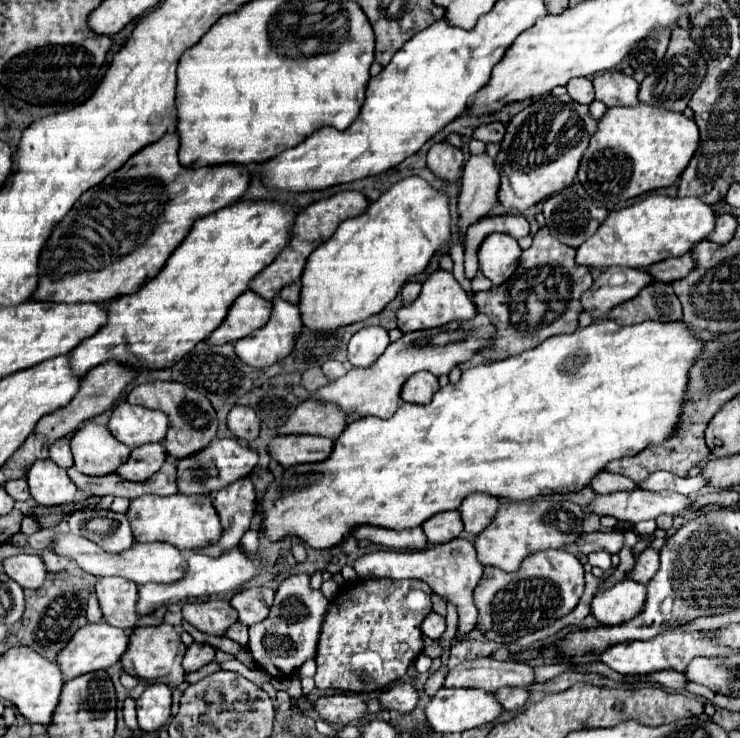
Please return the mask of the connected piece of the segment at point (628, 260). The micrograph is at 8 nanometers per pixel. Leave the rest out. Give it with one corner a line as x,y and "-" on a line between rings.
651,194
631,206
609,212
595,236
577,248
577,264
589,268
629,266
647,268
659,260
687,254
695,244
709,238
715,230
715,212
697,198
669,198

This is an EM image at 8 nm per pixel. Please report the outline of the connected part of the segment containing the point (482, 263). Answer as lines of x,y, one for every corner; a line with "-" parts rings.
491,234
479,248
479,270
495,284
501,286
511,278
519,264
521,248
505,234

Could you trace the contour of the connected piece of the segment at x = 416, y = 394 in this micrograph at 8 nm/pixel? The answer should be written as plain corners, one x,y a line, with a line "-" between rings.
417,372
403,384
401,398
411,404
427,404
431,402
437,390
439,390
437,376
433,376
431,372

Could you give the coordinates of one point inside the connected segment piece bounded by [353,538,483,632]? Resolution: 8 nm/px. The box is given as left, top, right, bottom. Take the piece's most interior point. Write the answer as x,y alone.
452,570

